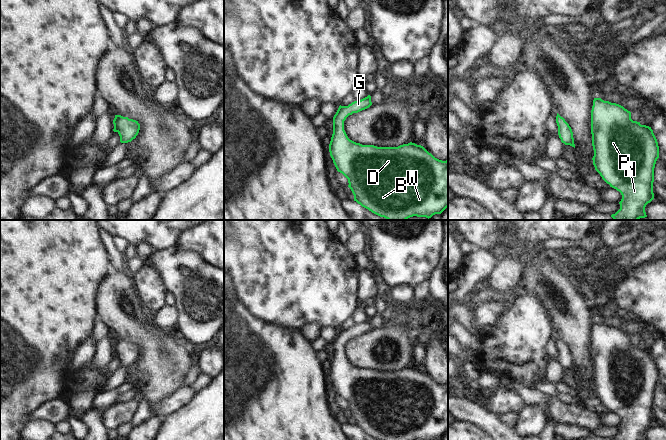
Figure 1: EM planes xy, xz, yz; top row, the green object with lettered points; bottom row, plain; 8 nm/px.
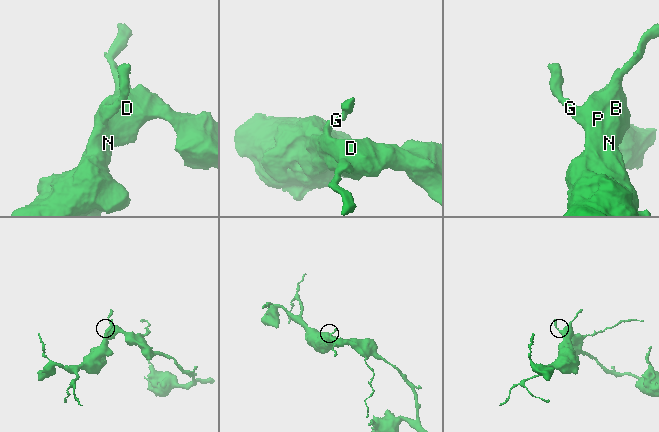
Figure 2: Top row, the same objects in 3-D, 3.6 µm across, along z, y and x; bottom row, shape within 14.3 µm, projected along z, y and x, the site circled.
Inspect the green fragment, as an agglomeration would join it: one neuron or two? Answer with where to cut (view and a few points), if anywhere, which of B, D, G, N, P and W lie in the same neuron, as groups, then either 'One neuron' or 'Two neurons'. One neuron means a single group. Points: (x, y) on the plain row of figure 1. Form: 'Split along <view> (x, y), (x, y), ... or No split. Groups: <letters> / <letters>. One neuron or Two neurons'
No split. Groups: B D G N P W. One neuron

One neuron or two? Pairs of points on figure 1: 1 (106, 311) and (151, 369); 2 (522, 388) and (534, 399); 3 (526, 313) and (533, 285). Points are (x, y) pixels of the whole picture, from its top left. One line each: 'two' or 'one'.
1: one
2: one
3: two

